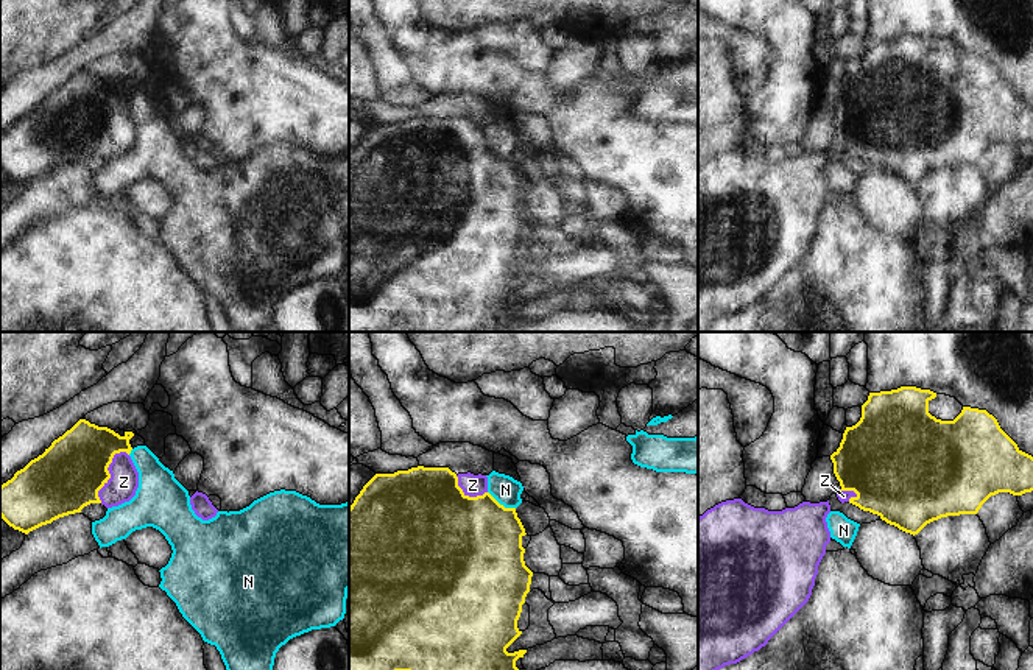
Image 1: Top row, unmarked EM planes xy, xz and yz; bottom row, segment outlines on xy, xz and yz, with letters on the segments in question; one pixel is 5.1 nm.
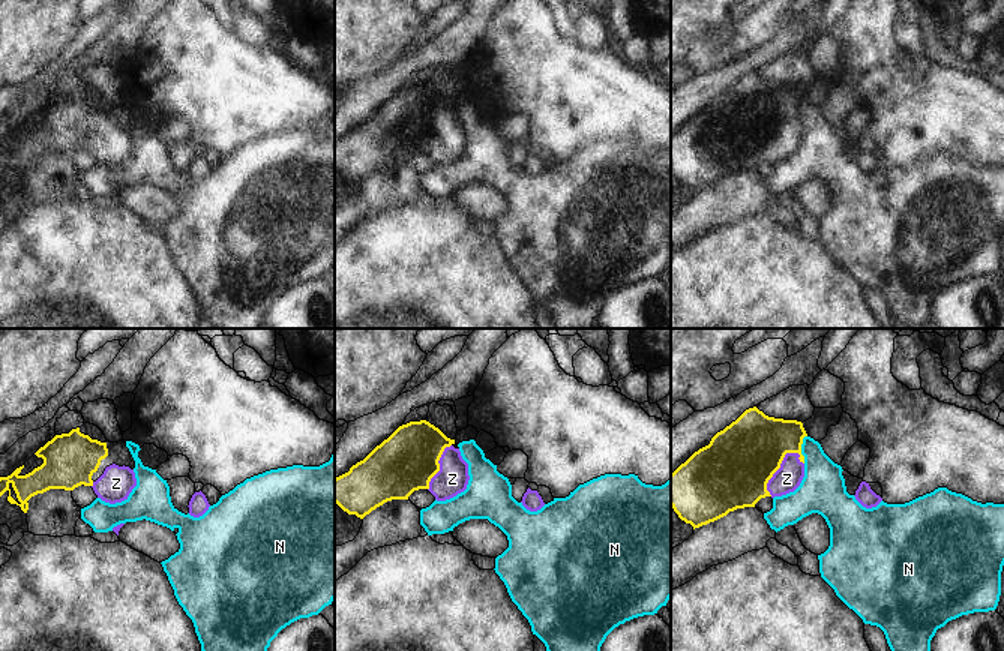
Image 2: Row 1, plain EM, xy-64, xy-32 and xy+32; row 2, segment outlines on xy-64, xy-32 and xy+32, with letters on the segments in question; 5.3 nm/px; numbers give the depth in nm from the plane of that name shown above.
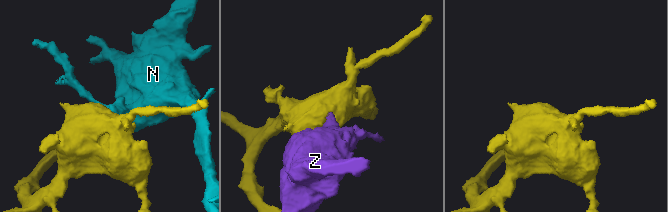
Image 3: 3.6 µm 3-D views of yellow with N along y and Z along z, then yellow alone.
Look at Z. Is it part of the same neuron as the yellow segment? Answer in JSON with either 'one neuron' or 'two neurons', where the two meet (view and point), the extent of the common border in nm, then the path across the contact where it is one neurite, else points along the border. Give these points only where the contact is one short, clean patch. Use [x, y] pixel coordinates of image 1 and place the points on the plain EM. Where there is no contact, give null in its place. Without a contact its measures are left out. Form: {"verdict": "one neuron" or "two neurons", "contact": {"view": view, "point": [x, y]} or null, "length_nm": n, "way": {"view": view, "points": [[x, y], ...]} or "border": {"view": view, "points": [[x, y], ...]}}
{"verdict": "one neuron", "contact": {"view": "xy", "point": [109, 125]}, "length_nm": 300, "way": {"view": "xy", "points": [[63, 131], [109, 125], [116, 131], [123, 133]]}}

